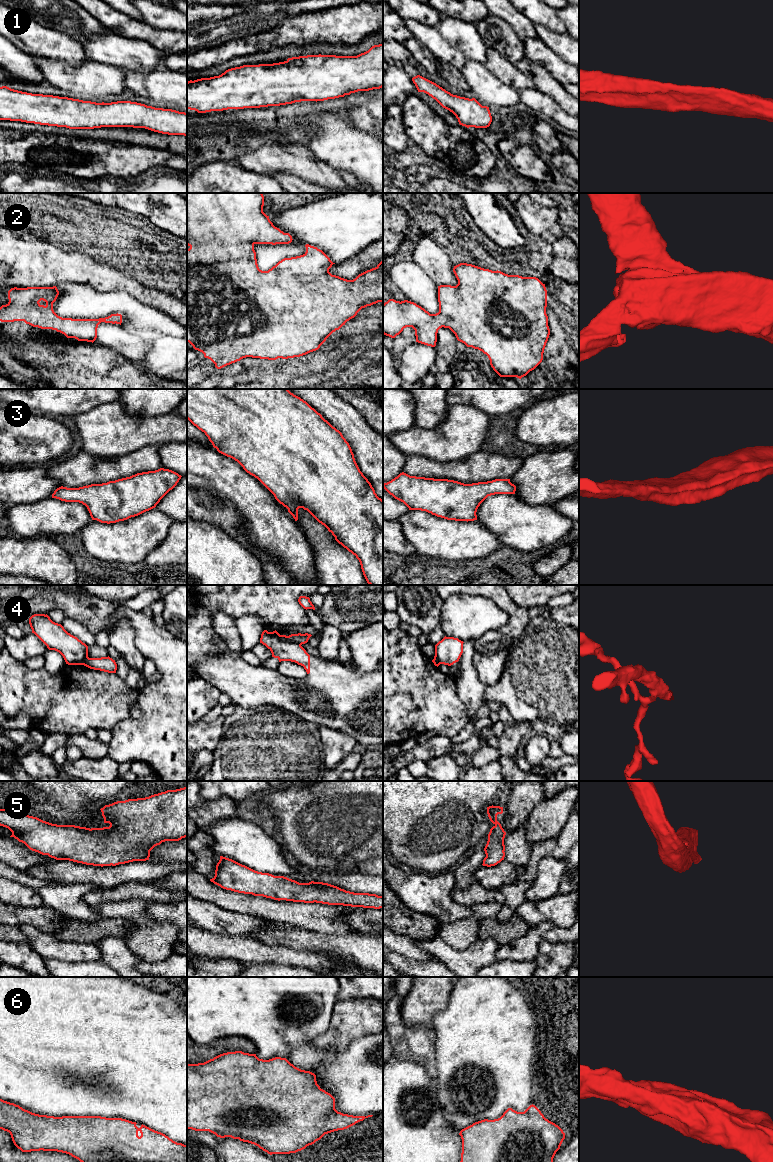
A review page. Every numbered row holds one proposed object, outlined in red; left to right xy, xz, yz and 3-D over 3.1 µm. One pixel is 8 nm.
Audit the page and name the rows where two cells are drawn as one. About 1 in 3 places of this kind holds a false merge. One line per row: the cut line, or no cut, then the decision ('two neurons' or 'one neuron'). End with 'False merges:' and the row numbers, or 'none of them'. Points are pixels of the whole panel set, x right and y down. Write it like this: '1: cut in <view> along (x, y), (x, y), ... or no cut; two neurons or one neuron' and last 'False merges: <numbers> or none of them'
1: no cut; one neuron
2: no cut; one neuron
3: no cut; one neuron
4: cut in xz along (280, 635), (283, 639), (297, 642), (300, 645); two neurons
5: no cut; one neuron
6: no cut; one neuron
False merges: 4

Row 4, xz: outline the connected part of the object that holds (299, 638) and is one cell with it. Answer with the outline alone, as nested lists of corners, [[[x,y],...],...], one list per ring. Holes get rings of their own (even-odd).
[[[298,633],[298,634],[291,634],[289,636],[281,635],[281,638],[283,640],[290,641],[293,643],[298,643],[298,644],[302,645],[302,644],[307,643],[311,636],[312,635],[308,634],[308,633],[305,633],[305,634]]]

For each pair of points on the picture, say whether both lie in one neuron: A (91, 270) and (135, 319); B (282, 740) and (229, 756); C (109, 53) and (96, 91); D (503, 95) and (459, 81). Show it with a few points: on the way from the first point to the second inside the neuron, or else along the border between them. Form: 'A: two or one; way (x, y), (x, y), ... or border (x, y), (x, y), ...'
A: two; border (88, 284), (101, 291), (126, 291), (133, 297)
B: one; way (269, 753), (266, 756), (242, 756)
C: two; border (90, 58), (120, 67), (123, 70)
D: two; border (461, 71), (469, 89)

